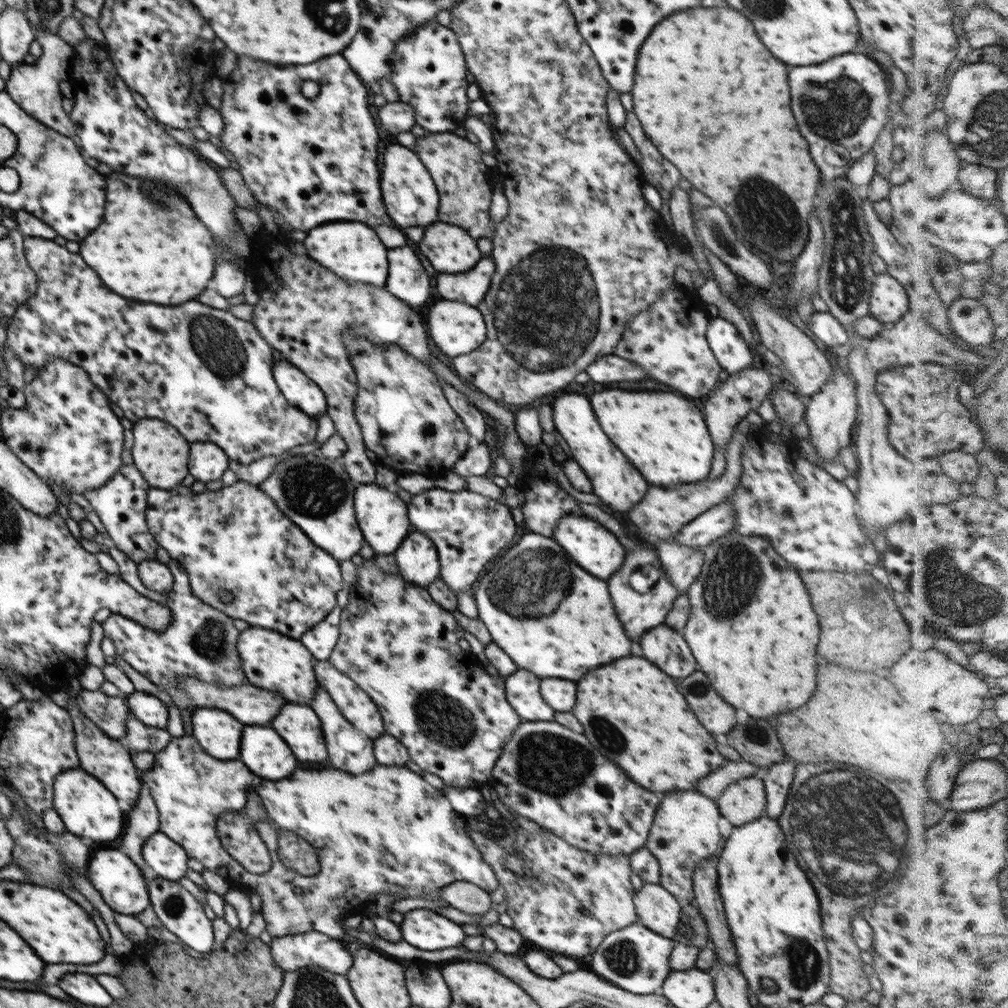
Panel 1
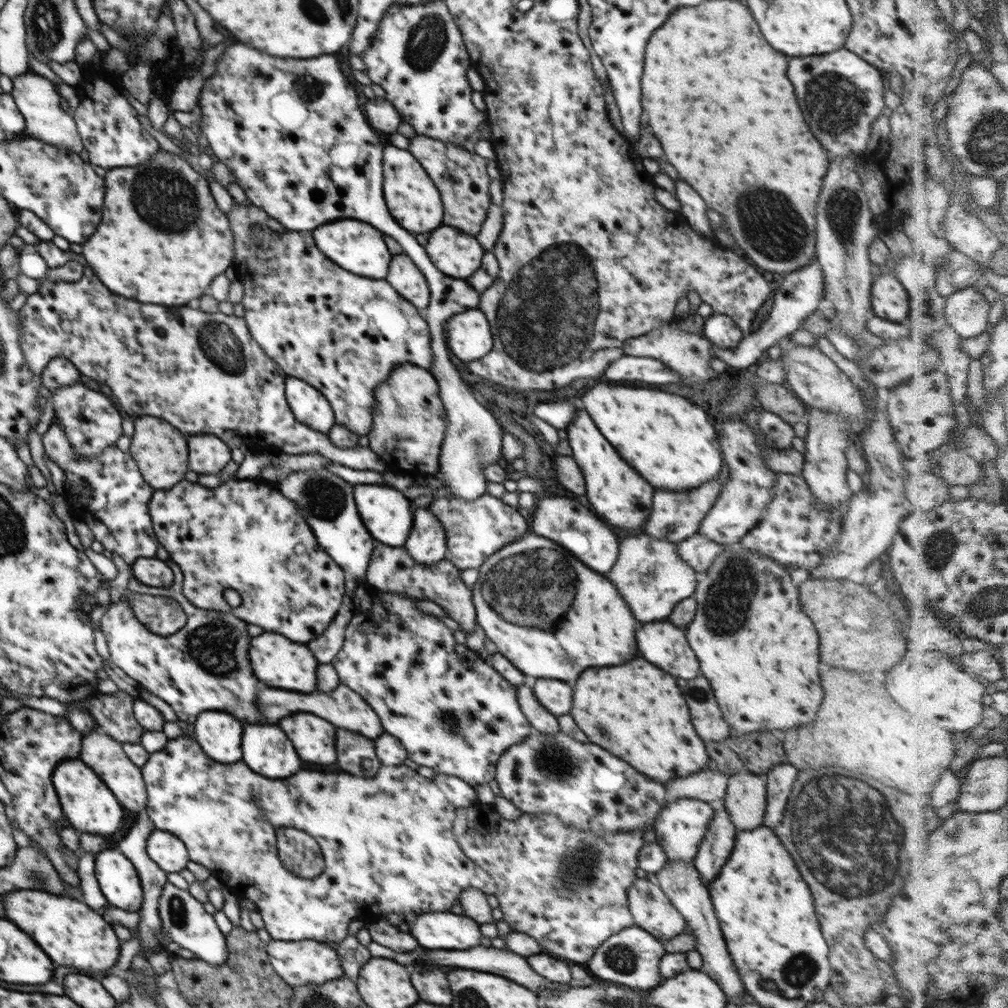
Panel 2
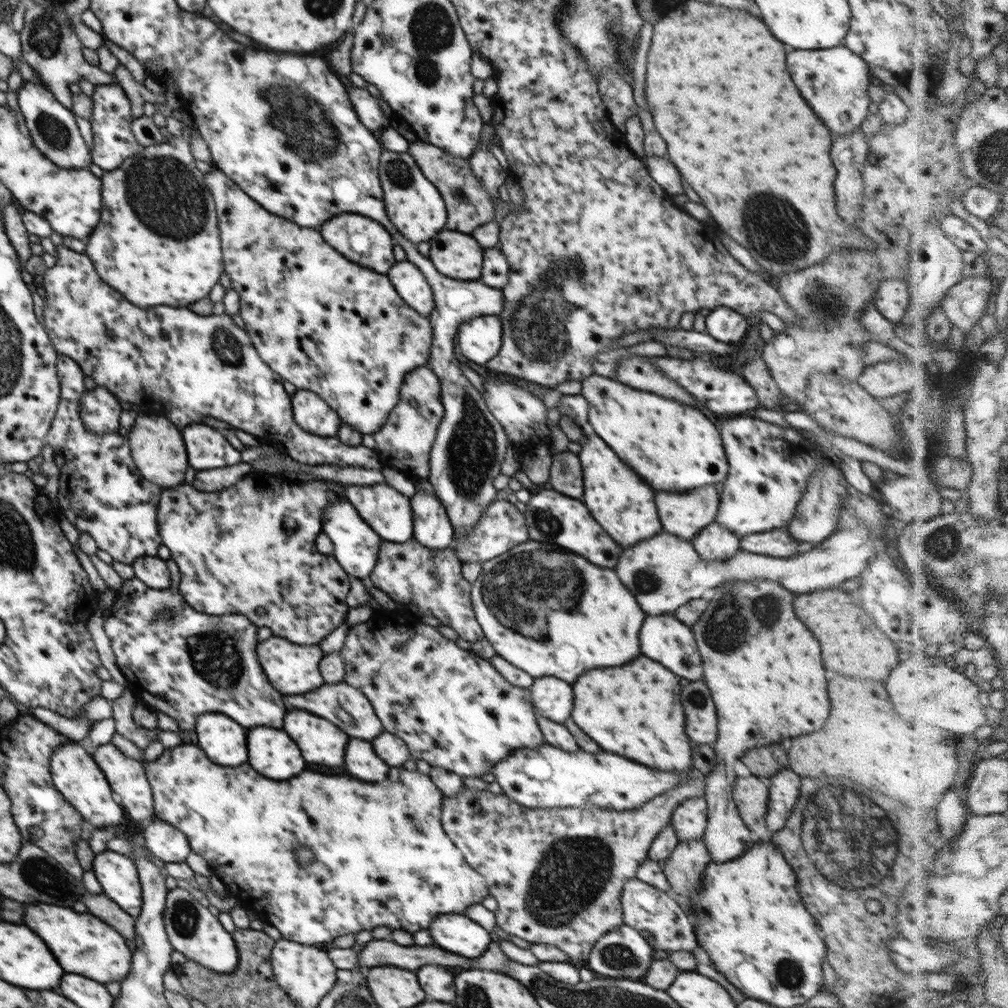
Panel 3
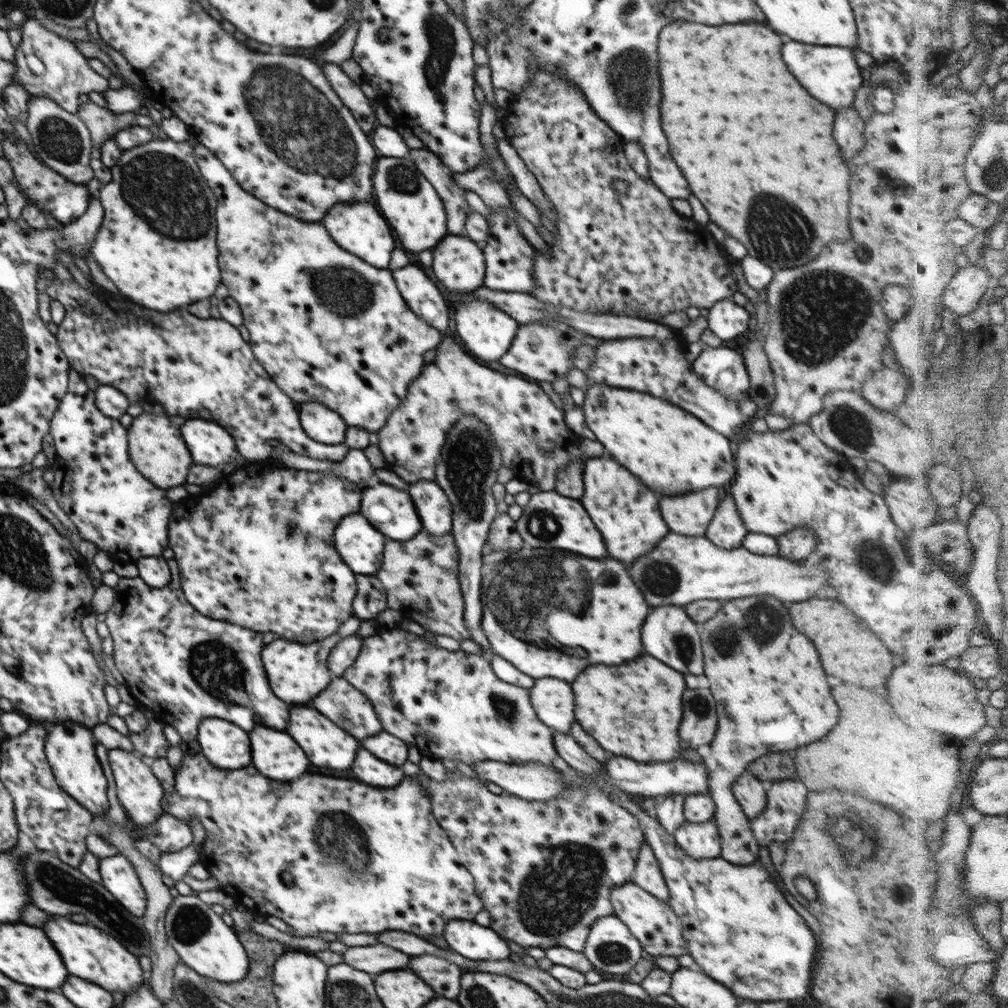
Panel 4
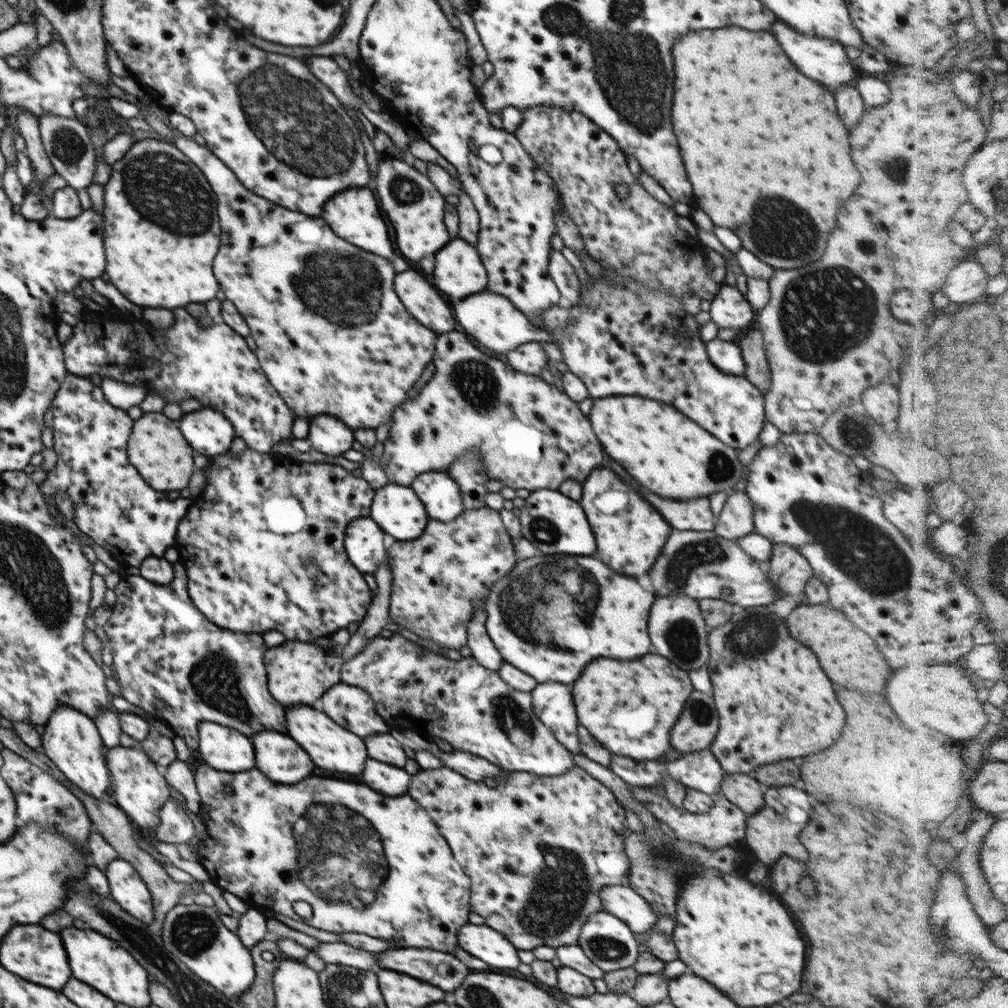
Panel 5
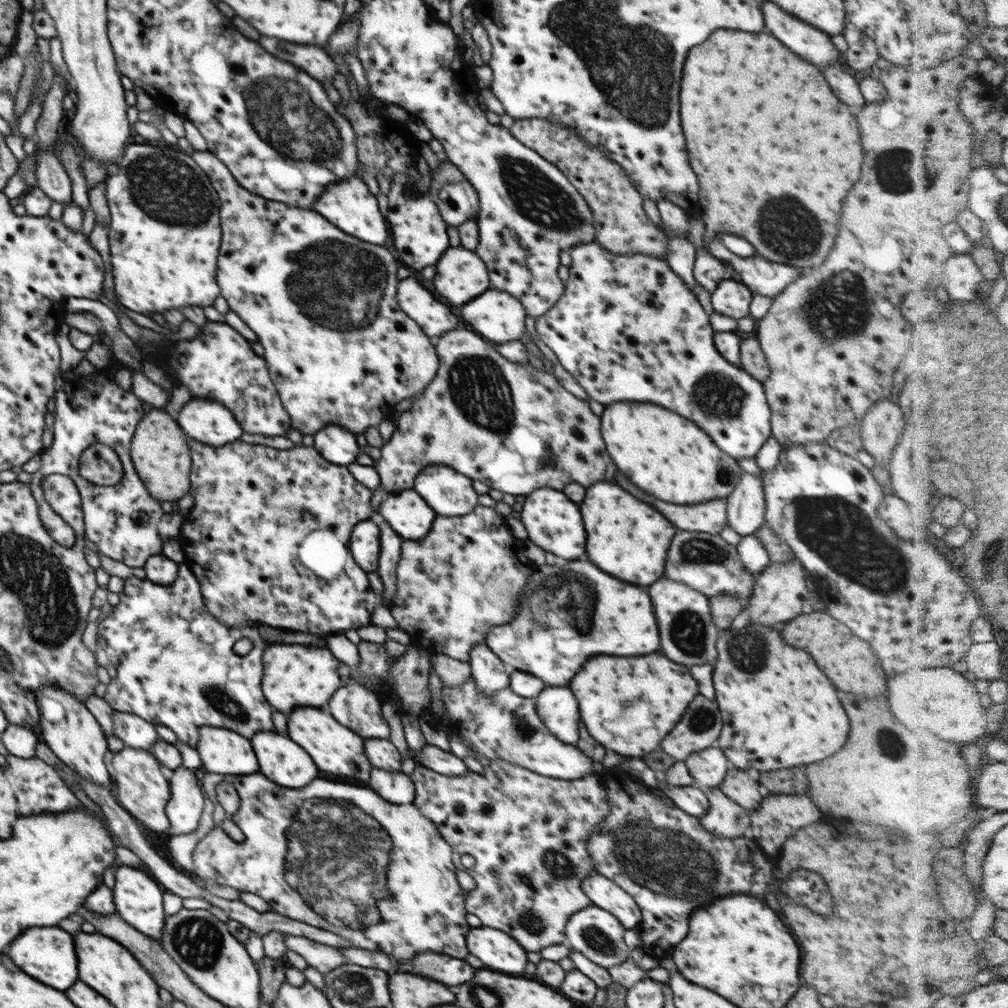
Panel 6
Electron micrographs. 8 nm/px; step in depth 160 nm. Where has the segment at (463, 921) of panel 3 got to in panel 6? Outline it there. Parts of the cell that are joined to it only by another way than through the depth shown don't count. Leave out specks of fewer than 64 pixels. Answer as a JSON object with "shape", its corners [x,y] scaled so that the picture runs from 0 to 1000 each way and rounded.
{"shape":[[[480,918],[468,920],[462,929],[462,937],[466,946],[476,950],[486,962],[500,966],[516,966],[522,962],[522,942],[496,922]]]}

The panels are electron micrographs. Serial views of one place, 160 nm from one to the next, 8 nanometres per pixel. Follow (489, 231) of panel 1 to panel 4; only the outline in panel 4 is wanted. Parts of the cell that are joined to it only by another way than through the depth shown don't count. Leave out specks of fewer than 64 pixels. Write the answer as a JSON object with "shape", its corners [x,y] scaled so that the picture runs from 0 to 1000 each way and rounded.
{"shape":[[[418,147],[406,148],[405,156],[436,192],[443,212],[443,227],[446,233],[460,233],[463,214],[469,209],[460,197],[462,188],[449,179],[449,173],[429,150]]]}

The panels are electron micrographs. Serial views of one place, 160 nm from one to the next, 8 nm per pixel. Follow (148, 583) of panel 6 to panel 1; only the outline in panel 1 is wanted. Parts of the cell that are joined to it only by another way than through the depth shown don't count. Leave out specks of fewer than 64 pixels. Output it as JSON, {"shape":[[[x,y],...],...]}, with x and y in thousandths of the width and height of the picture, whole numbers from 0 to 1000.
{"shape":[[[112,543],[108,544],[107,550],[116,558],[117,568],[123,577],[126,577],[138,589],[146,591],[170,605],[171,618],[164,625],[151,625],[143,623],[143,620],[120,611],[120,609],[111,608],[100,619],[104,633],[110,634],[114,641],[114,650],[104,652],[105,658],[115,658],[115,650],[120,651],[133,665],[147,673],[151,679],[164,685],[179,704],[188,702],[190,697],[187,688],[178,684],[176,671],[196,673],[200,677],[222,681],[222,683],[238,681],[244,677],[244,671],[240,667],[240,659],[236,653],[236,645],[234,645],[234,635],[236,635],[238,627],[234,625],[232,615],[215,603],[202,599],[190,589],[188,571],[176,556],[170,554],[167,558],[168,564],[172,569],[171,585],[159,588],[153,587],[141,579],[136,560],[123,548]]]}

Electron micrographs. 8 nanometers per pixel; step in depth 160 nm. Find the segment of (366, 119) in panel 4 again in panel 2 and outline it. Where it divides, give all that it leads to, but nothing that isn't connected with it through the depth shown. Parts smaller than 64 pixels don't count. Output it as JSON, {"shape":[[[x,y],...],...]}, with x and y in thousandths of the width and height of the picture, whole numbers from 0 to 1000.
{"shape":[[[383,97],[365,98],[359,106],[364,120],[378,133],[386,135],[394,131],[397,122],[401,122],[397,112]]]}

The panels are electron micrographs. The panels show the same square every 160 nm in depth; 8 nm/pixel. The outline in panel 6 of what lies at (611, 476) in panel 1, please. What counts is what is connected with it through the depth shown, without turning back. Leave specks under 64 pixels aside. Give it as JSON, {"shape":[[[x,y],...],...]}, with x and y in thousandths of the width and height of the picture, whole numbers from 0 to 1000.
{"shape":[[[593,478],[583,483],[579,498],[575,500],[575,508],[583,526],[583,554],[597,567],[633,581],[645,581],[659,569],[661,548],[671,524],[647,502],[635,498],[611,480]]]}

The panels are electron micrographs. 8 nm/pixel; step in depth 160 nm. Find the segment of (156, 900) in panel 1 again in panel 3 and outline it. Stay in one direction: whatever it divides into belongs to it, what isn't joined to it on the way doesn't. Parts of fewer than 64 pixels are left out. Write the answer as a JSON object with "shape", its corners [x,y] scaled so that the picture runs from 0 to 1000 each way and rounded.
{"shape":[[[176,880],[166,886],[162,914],[170,939],[180,944],[186,953],[194,954],[216,966],[232,964],[239,956],[229,926],[220,920],[216,910],[208,906],[206,900],[198,897],[185,883]]]}

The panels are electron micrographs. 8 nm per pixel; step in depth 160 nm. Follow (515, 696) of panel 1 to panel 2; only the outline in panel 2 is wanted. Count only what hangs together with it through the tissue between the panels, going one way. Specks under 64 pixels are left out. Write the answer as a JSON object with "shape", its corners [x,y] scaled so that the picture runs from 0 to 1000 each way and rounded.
{"shape":[[[521,670],[521,678],[512,681],[516,702],[530,724],[541,726],[541,728],[545,730],[555,728],[557,722],[553,710],[544,706],[544,704],[534,696],[534,693],[529,688],[529,679],[531,677],[532,674],[530,672]]]}

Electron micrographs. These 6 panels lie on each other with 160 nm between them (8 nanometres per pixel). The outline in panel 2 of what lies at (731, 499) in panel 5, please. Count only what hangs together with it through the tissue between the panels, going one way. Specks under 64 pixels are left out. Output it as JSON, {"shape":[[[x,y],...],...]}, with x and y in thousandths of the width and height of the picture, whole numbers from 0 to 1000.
{"shape":[[[694,529],[672,539],[672,547],[677,556],[690,567],[704,563],[706,558],[719,547],[719,543]]]}

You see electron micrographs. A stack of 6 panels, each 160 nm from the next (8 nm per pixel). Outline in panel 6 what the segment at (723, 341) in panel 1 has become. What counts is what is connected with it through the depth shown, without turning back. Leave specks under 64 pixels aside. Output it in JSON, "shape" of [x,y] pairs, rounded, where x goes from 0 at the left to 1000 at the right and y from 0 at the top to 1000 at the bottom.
{"shape":[[[720,275],[705,290],[705,301],[708,310],[732,317],[743,313],[746,295],[745,288],[738,281]]]}

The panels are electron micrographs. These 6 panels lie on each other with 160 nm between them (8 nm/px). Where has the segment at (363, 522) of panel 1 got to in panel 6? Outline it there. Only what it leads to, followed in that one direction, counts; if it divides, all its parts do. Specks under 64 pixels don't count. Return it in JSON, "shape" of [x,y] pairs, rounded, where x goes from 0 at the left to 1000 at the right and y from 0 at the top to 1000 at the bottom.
{"shape":[[[411,485],[384,488],[376,509],[400,536],[421,534],[433,513],[431,506]]]}

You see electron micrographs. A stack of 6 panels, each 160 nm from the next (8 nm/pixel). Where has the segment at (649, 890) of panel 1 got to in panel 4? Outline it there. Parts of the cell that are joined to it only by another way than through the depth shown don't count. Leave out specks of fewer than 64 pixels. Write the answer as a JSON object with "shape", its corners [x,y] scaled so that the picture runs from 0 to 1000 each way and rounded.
{"shape":[[[627,874],[618,879],[610,880],[605,885],[605,893],[608,907],[635,934],[641,947],[673,950],[682,946],[682,935],[680,935],[674,909],[667,903],[663,895],[645,888]]]}

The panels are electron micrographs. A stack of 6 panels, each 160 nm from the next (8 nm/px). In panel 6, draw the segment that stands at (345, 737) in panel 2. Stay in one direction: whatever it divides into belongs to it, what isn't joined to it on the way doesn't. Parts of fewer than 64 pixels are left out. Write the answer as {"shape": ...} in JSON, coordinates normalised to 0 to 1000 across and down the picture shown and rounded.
{"shape":[[[371,762],[365,774],[367,782],[381,794],[391,798],[410,798],[412,780],[409,773],[398,766],[383,766]]]}

